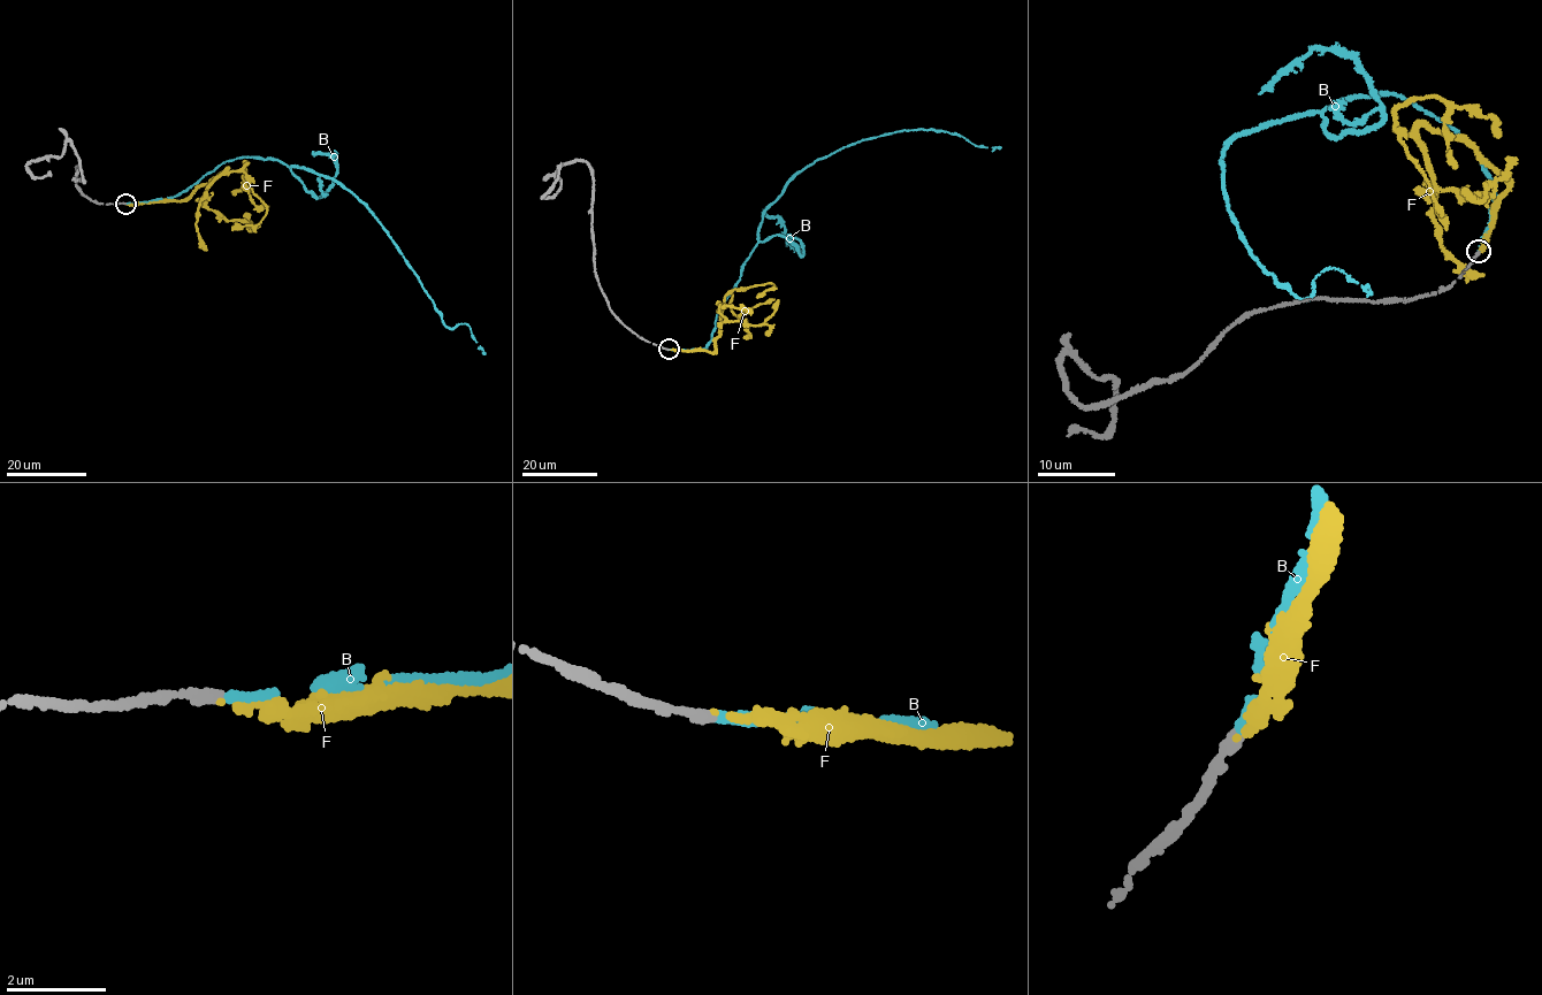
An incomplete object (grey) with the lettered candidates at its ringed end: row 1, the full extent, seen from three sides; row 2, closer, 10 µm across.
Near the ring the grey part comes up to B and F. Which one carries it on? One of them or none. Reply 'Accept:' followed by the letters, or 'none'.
Accept: B

